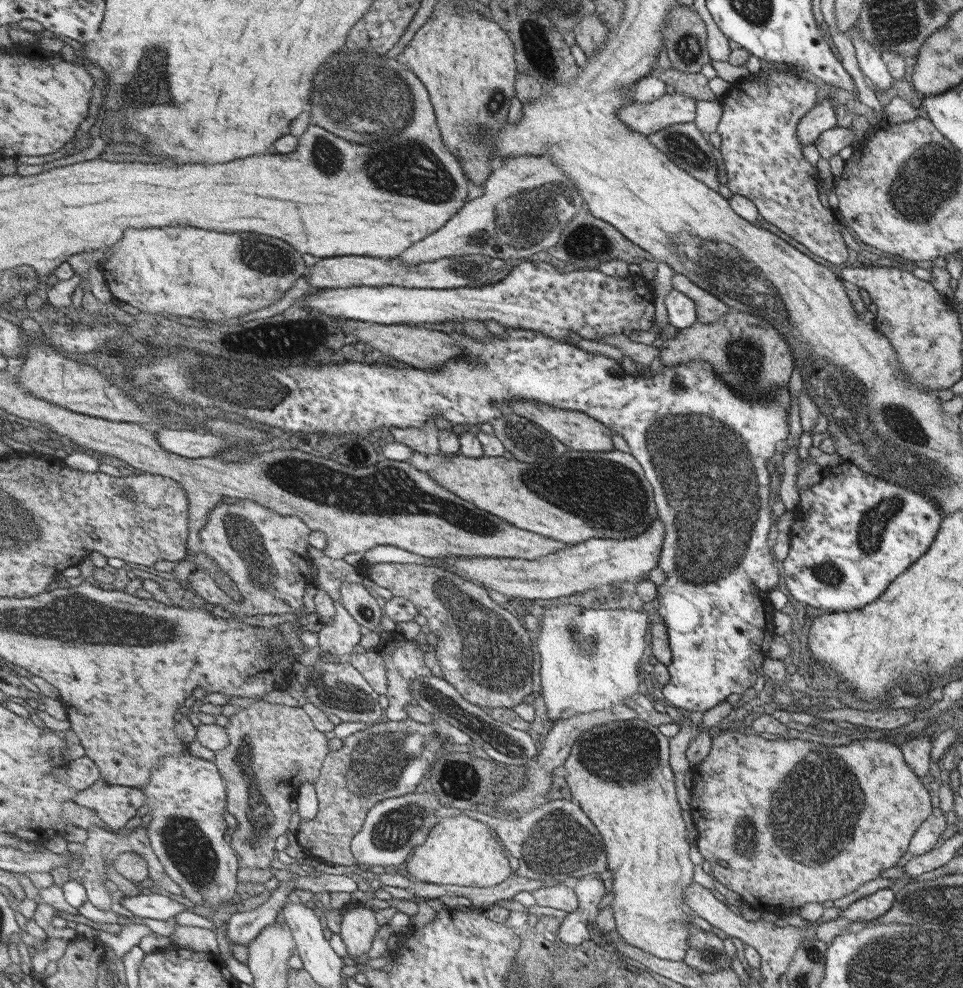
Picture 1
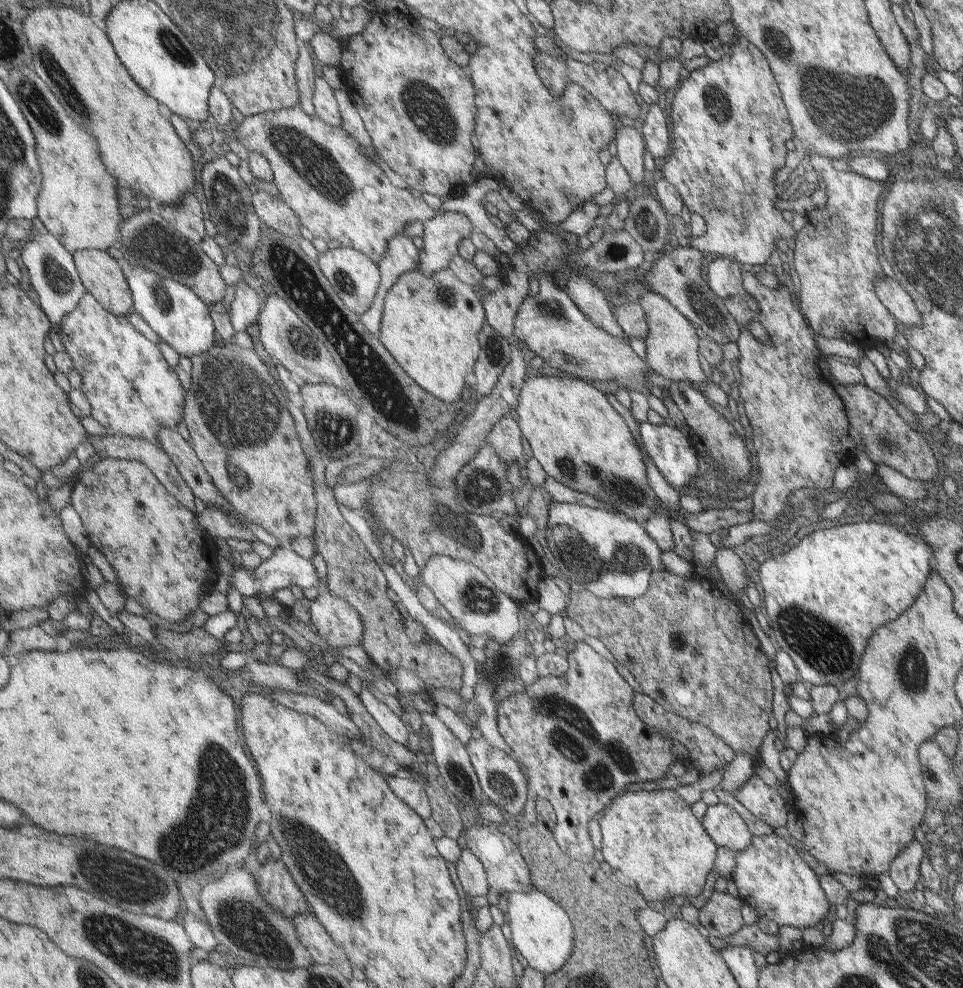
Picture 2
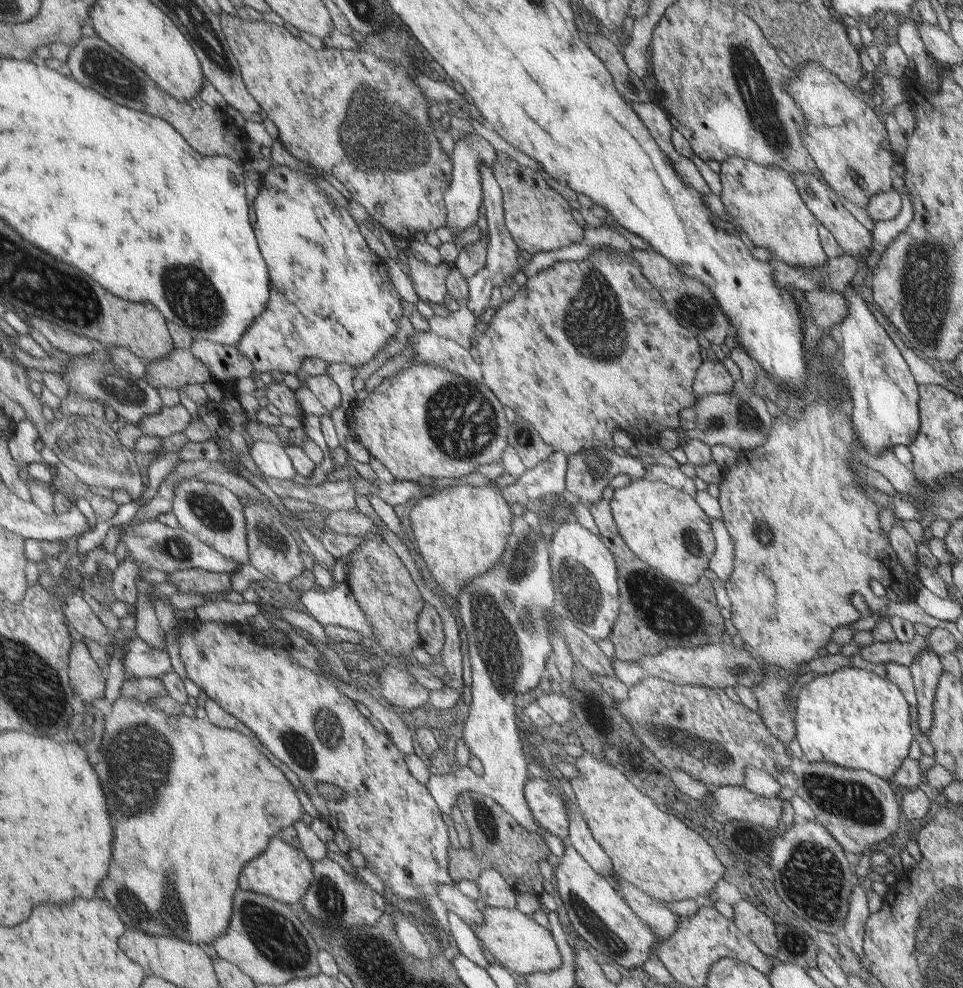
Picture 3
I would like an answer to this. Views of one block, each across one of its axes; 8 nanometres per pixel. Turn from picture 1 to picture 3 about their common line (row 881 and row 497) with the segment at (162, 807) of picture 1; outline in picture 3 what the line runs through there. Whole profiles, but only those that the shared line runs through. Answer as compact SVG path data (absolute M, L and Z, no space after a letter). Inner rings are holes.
M189 478L189 480L183 480L175 492L177 496L173 502L173 513L180 526L227 558L237 560L240 564L250 562L245 506L241 504L241 500L234 491L226 486Z

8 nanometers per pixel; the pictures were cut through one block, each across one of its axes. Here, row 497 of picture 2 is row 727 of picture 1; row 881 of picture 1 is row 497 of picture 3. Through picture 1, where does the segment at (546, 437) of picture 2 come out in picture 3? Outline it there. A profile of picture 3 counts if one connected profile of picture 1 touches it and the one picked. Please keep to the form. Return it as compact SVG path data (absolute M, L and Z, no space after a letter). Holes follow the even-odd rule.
M638 478L630 480L627 486L613 489L608 504L620 538L637 558L647 562L646 566L651 566L656 573L679 584L691 586L699 580L701 572L707 568L707 560L711 558L714 542L709 528L710 519L695 504L691 495L676 491L675 487L667 486L664 482Z

